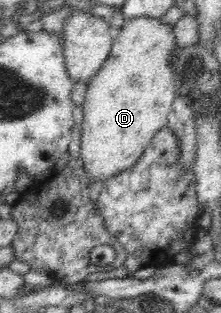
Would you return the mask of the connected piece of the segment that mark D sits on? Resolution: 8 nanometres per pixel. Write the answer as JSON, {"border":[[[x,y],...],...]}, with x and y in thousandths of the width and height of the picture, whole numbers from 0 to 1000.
{"border":[[[638,51],[638,58],[566,61],[552,86],[516,109],[493,185],[412,249],[371,332],[380,380],[367,399],[362,511],[416,578],[471,581],[529,550],[575,543],[584,530],[611,524],[611,511],[683,460],[701,425],[756,406],[769,345],[819,284],[778,220],[778,182],[792,176],[792,144],[801,144],[783,77],[747,70],[729,54]]]}

